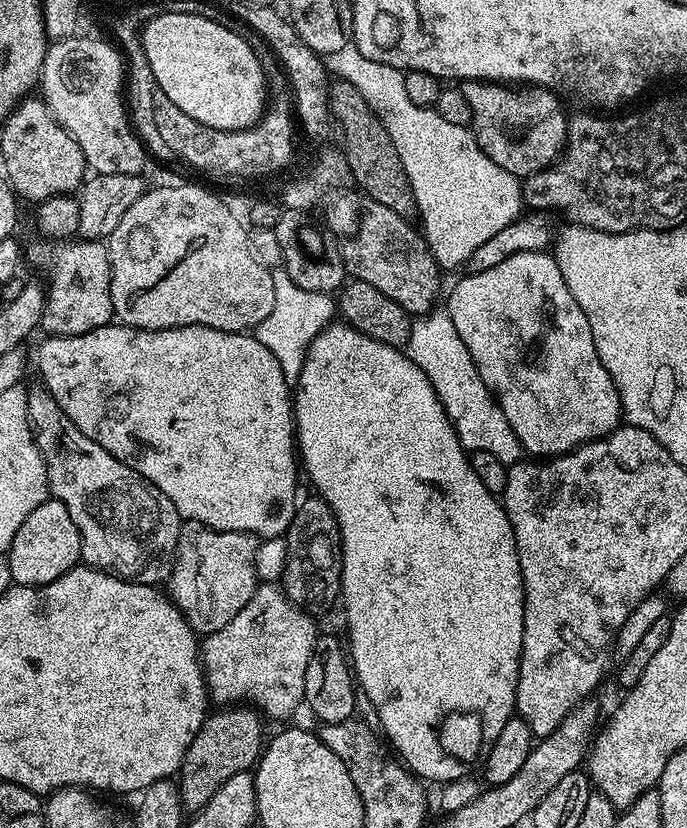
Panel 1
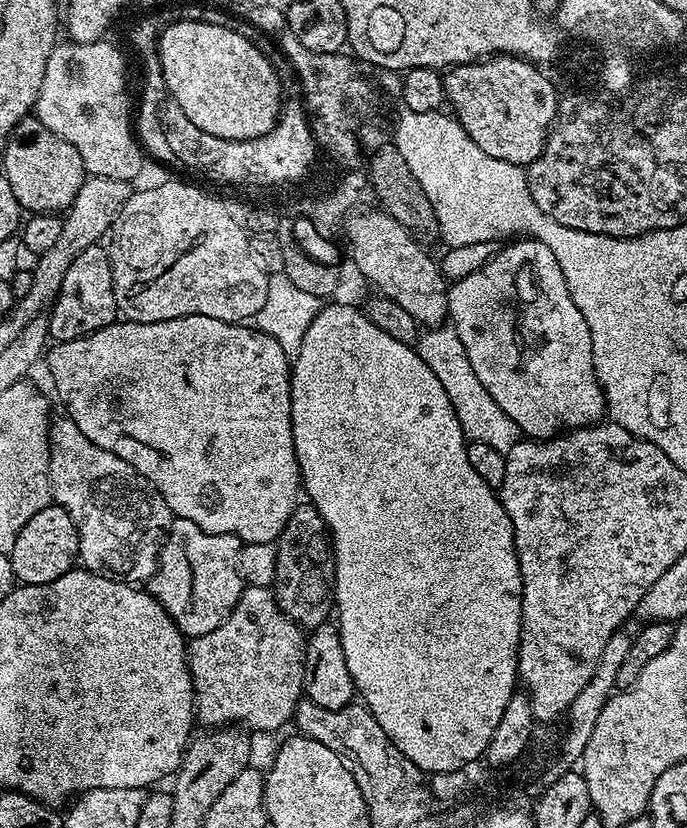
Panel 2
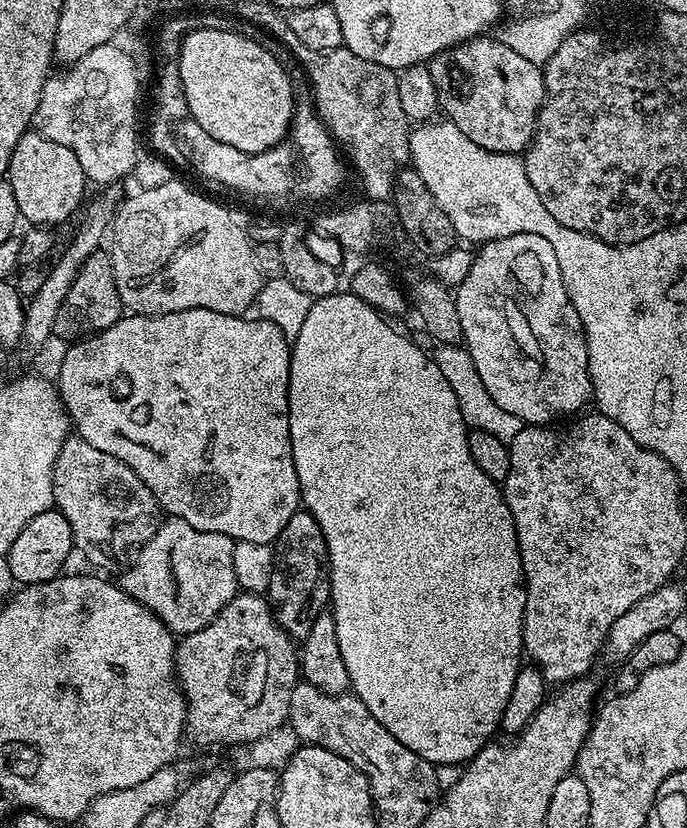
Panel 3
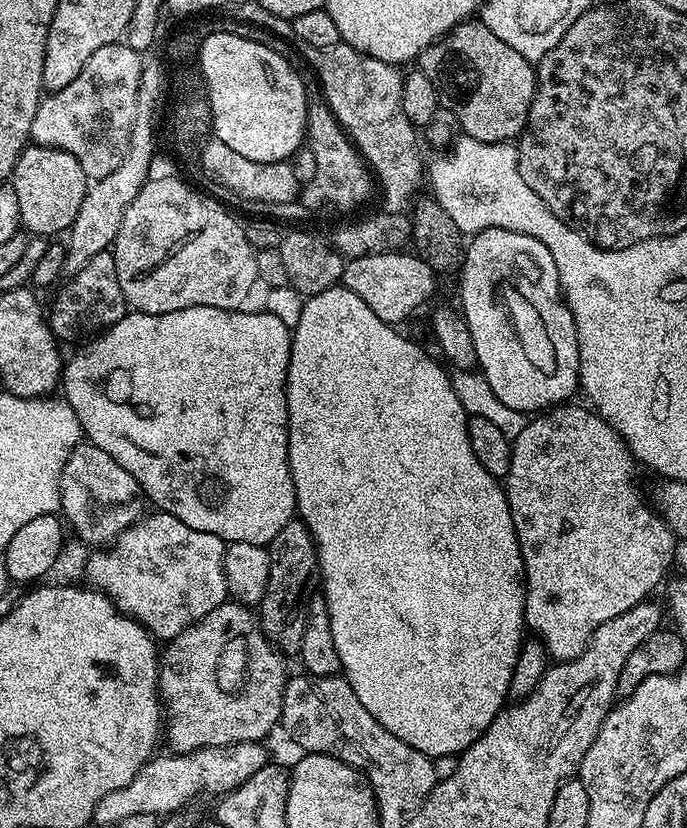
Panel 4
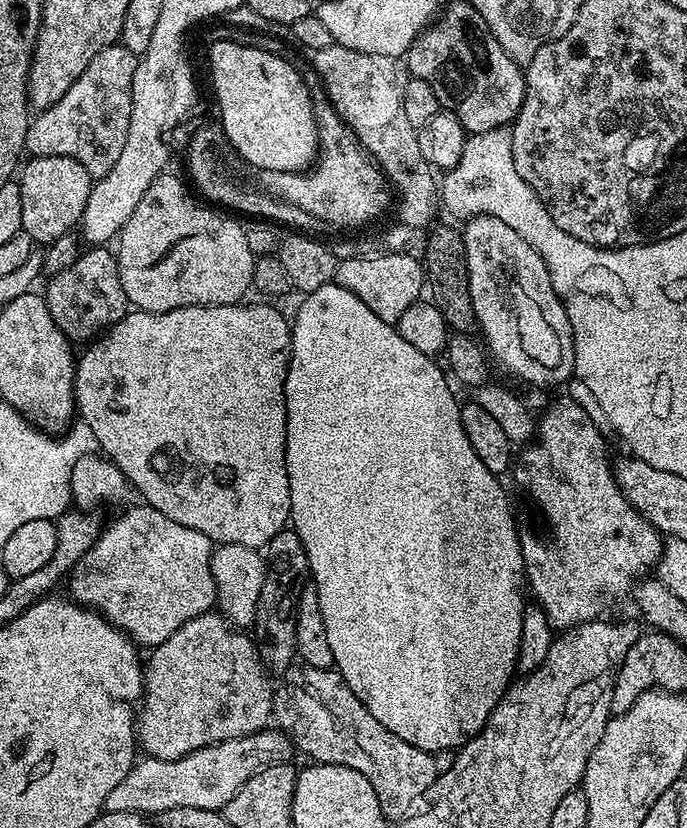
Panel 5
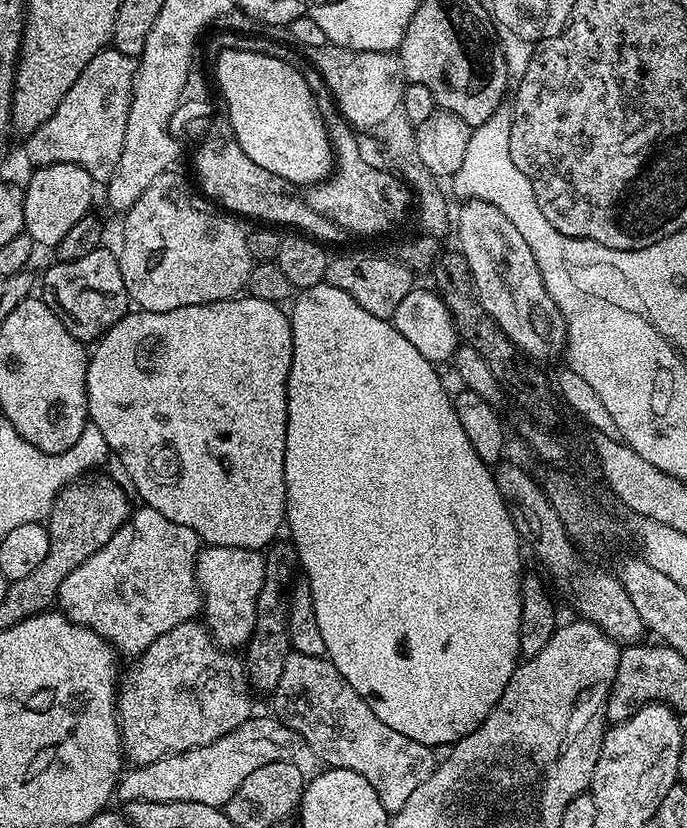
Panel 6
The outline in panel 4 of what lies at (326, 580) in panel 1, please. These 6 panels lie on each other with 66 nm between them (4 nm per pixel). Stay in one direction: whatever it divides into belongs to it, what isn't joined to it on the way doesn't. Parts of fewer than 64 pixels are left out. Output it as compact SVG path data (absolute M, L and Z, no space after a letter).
M294 518L274 534L274 538L266 545L268 557L270 558L270 578L266 582L266 594L260 599L258 605L258 619L260 628L264 631L264 637L279 648L281 653L299 653L302 646L302 630L306 626L308 617L308 602L313 596L317 595L318 585L320 584L320 563L316 557L316 543L310 534L310 530L303 520Z

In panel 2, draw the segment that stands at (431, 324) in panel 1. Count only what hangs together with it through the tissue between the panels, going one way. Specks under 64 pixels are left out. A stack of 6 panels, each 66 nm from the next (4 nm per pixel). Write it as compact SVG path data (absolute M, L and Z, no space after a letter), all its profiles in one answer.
M450 326L429 328L419 337L418 351L422 362L434 370L438 382L442 382L442 390L446 390L446 398L450 398L450 406L454 406L454 414L458 414L458 426L462 426L464 438L469 442L486 442L486 446L494 446L494 450L507 453L522 438L518 422L486 394L486 386L478 382L478 374L474 374L474 366L470 366L470 358L466 358L466 346L462 346L462 338Z

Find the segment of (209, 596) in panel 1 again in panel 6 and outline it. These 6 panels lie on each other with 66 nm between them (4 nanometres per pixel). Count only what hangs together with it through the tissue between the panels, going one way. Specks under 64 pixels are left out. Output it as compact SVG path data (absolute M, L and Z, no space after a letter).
M137 507L98 554L90 554L78 570L70 570L70 574L62 578L62 586L56 595L59 611L75 624L87 624L121 657L141 656L150 642L162 638L162 634L174 630L174 626L182 626L182 622L201 615L202 597L200 583L196 580L196 557L201 547L200 535L190 530L190 526L178 526L178 522L170 522L166 514L158 514L153 508Z

